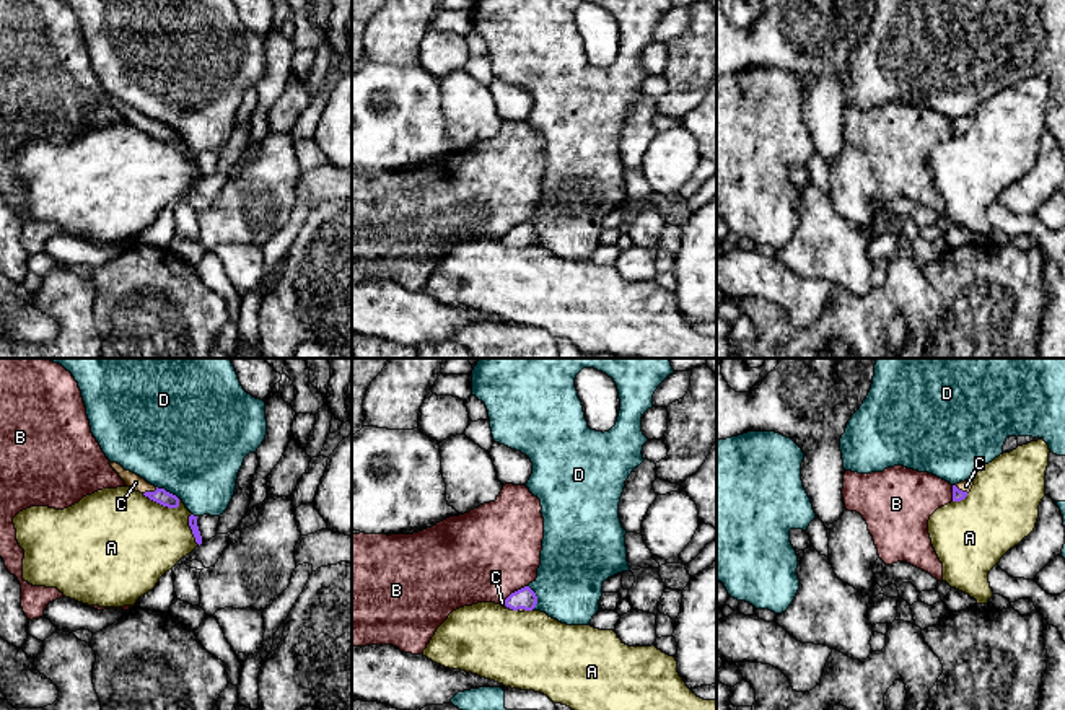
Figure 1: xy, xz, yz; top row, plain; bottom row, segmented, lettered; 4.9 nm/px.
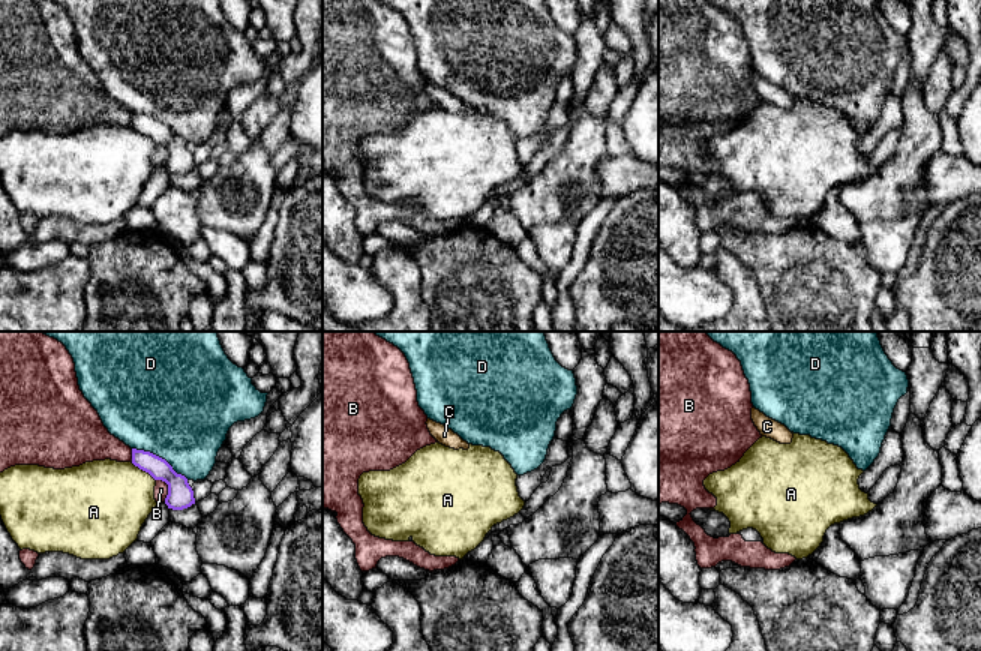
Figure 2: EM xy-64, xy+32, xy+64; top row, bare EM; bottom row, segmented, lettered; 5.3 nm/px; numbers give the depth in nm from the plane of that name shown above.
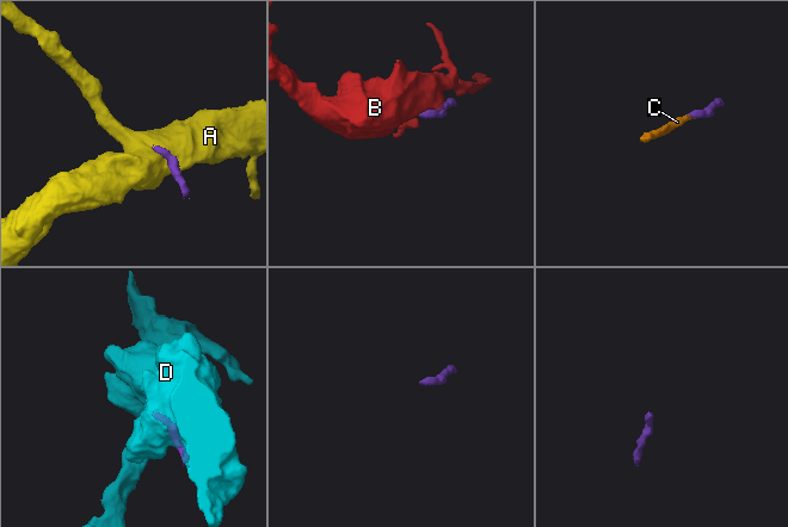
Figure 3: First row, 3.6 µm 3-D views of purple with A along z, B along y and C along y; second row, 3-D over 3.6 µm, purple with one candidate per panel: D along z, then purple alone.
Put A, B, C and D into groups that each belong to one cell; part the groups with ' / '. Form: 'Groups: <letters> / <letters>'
Groups: A / B / C / D

